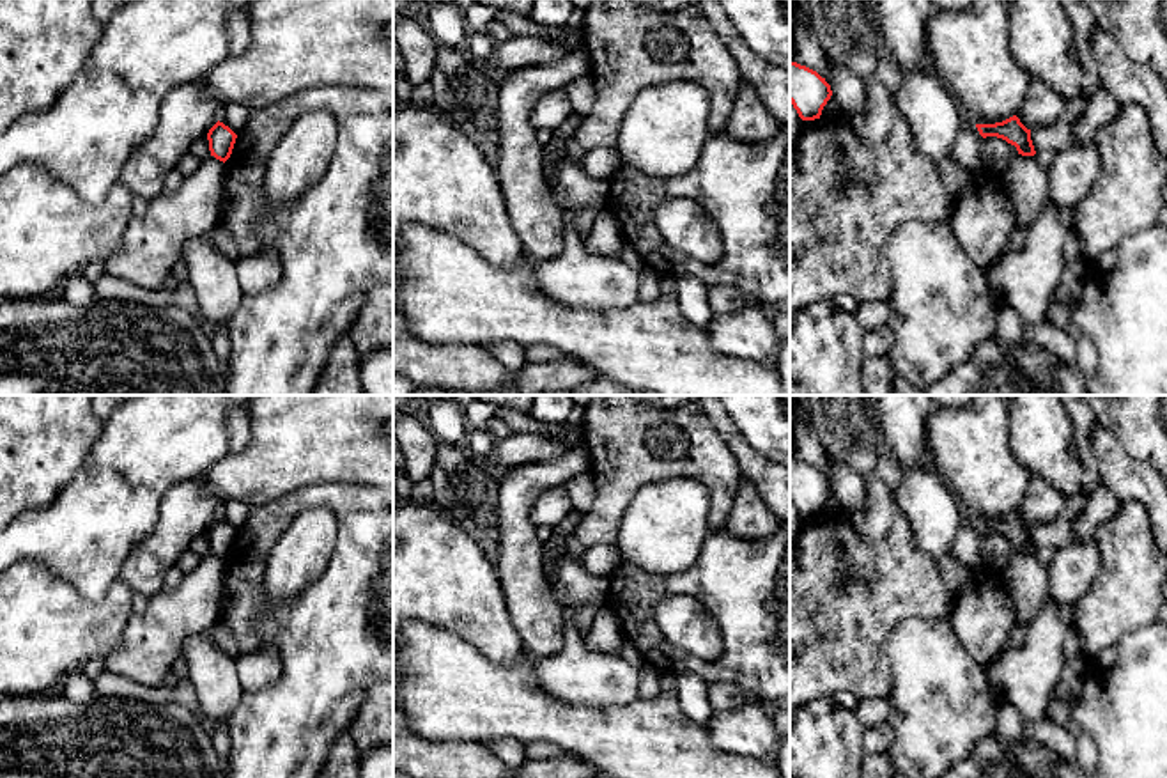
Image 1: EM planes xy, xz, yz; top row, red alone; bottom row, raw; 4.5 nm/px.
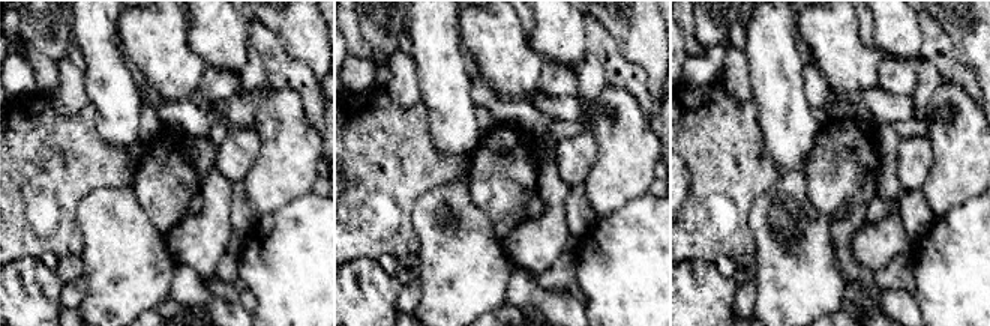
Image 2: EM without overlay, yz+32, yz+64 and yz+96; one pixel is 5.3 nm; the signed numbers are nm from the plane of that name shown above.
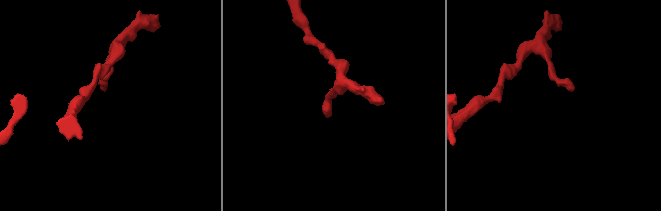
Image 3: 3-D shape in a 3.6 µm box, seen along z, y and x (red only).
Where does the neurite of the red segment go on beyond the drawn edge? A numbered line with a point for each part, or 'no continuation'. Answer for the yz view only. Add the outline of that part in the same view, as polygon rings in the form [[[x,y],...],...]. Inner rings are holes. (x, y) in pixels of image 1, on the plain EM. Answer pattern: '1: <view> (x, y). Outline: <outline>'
no continuation

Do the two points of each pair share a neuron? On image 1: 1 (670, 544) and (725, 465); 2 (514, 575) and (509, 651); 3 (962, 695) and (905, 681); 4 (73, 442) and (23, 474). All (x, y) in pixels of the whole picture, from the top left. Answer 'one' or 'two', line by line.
1: two
2: two
3: one
4: one

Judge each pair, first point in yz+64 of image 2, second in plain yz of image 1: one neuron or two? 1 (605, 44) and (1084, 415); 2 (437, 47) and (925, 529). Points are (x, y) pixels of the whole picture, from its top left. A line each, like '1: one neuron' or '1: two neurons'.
1: two neurons
2: one neuron

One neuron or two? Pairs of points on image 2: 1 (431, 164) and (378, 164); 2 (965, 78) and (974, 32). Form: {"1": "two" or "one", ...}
{"1": "one", "2": "two"}

